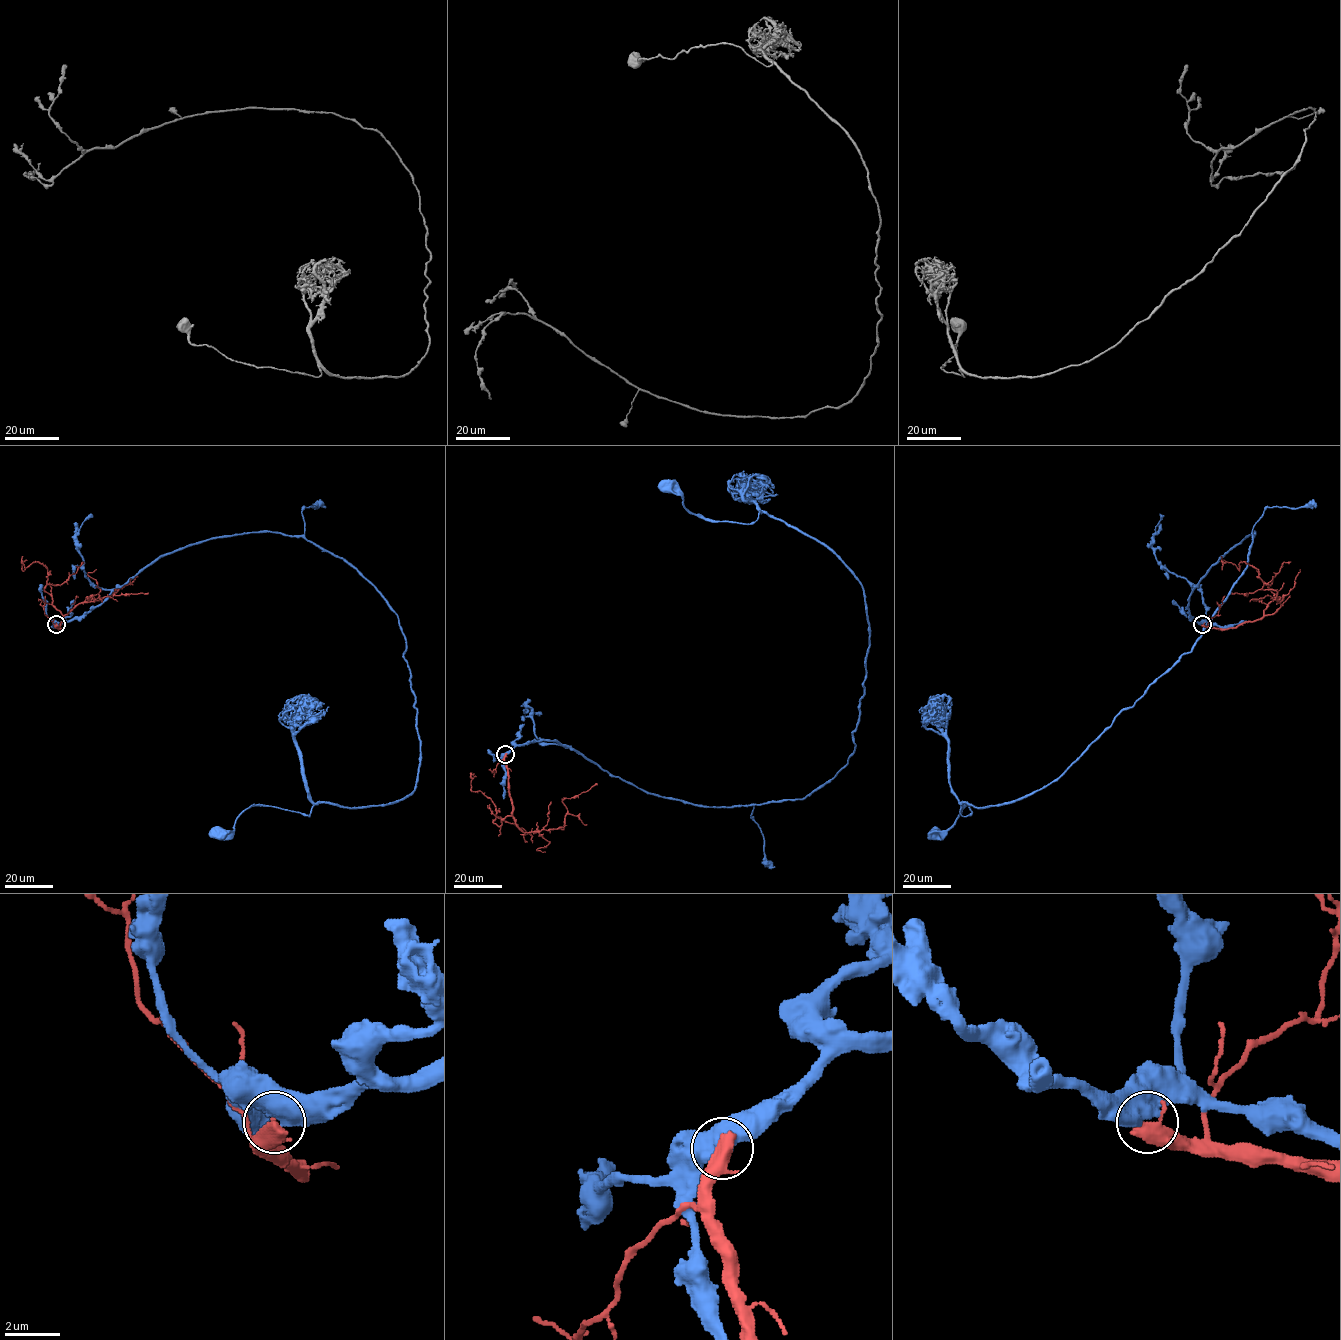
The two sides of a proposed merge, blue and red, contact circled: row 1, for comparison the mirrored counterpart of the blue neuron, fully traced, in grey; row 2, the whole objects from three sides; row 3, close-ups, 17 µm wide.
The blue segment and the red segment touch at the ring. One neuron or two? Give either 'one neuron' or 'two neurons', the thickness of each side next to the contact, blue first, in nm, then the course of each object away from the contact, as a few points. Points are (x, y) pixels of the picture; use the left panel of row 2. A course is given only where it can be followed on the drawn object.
two neurons | 750/440 nm | blue via (56, 624), (162, 555), (264, 532), (342, 557), (397, 616), (415, 788), (309, 816), (252, 805), (216, 833) | red via (56, 625), (59, 628), (65, 616), (75, 606), (102, 600), (116, 589), (113, 593), (116, 595), (148, 592)

